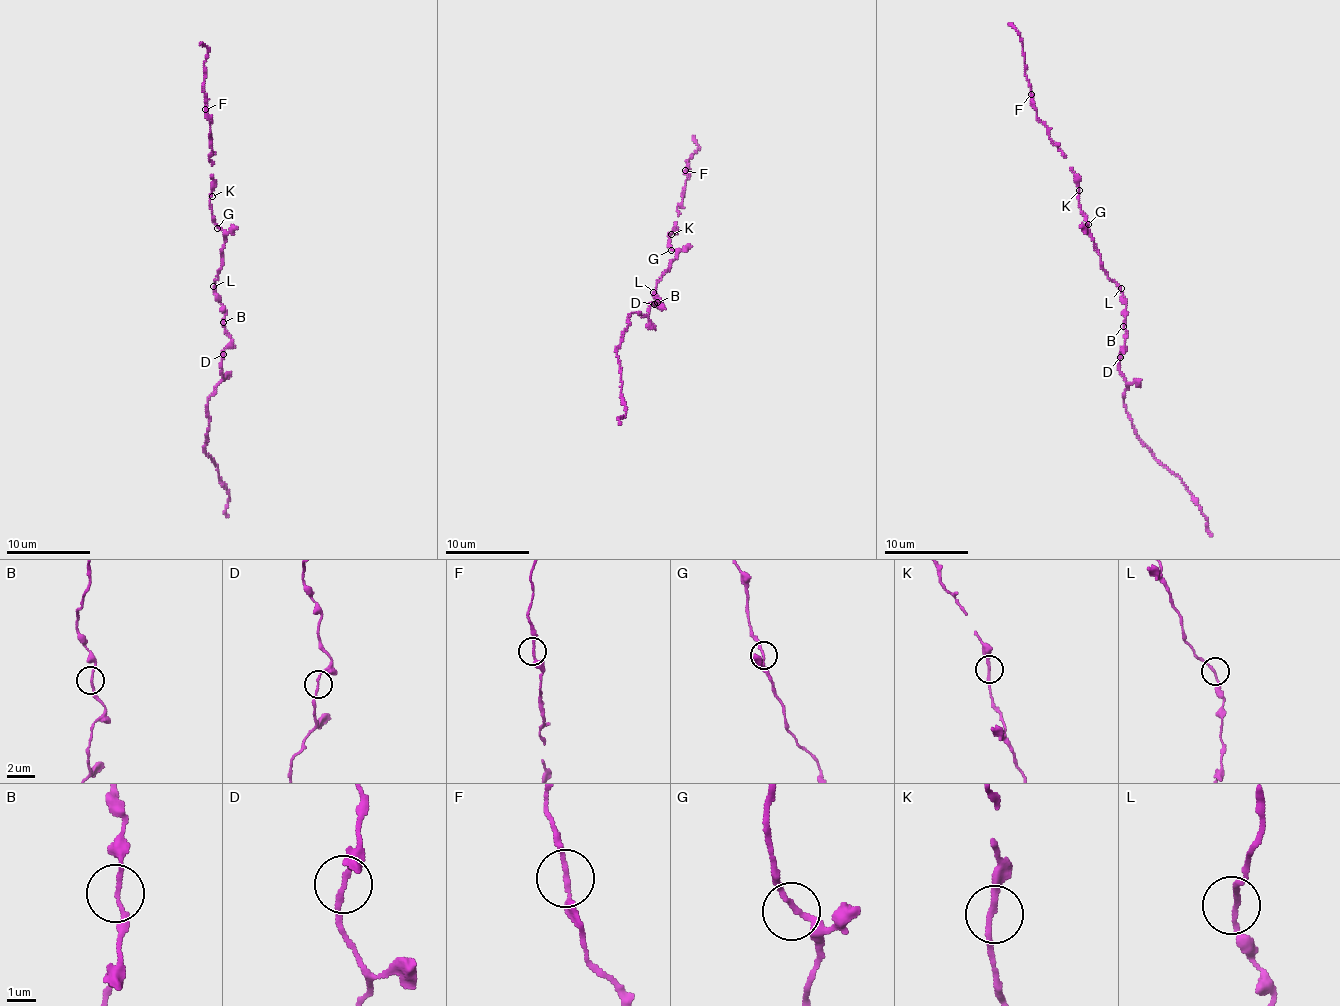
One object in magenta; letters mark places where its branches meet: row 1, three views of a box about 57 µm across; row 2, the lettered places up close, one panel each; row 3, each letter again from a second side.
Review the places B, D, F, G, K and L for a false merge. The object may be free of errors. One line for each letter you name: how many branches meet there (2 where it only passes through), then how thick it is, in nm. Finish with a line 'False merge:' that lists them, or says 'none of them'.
False merge: none of them

